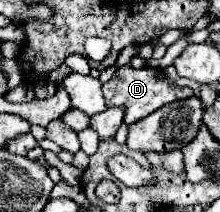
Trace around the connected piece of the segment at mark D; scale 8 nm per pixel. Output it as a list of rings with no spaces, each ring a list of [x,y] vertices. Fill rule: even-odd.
[[[128,65],[116,69],[116,73],[112,75],[110,81],[106,81],[102,85],[104,91],[104,99],[106,99],[106,107],[120,107],[124,109],[124,123],[132,125],[140,119],[144,119],[146,115],[150,115],[152,111],[172,103],[172,101],[180,101],[180,99],[188,99],[192,97],[192,89],[190,87],[178,87],[174,85],[162,69],[132,69]]]

